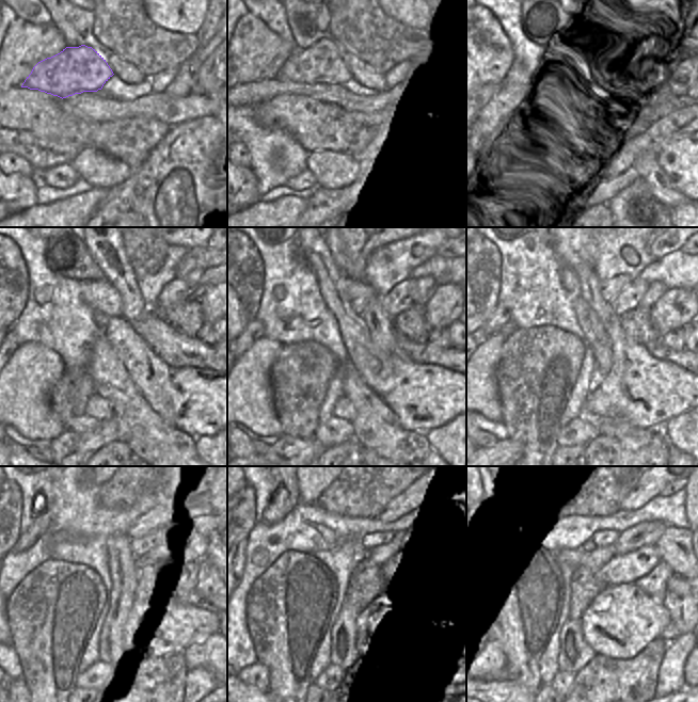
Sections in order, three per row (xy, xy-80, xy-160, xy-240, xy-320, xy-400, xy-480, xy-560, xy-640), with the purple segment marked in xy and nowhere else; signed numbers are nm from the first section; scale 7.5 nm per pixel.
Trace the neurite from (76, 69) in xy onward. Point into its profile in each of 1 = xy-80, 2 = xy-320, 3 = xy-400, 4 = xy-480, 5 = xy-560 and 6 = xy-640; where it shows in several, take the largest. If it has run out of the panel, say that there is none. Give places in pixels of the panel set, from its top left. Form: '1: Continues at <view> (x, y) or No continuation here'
1: Continues at xy-80 (320, 63)
2: Continues at xy-320 (358, 292)
3: Continues at xy-400 (608, 288)
4: Continues at xy-480 (153, 506)
5: Continues at xy-560 (415, 490)
6: Continues at xy-640 (648, 488)

